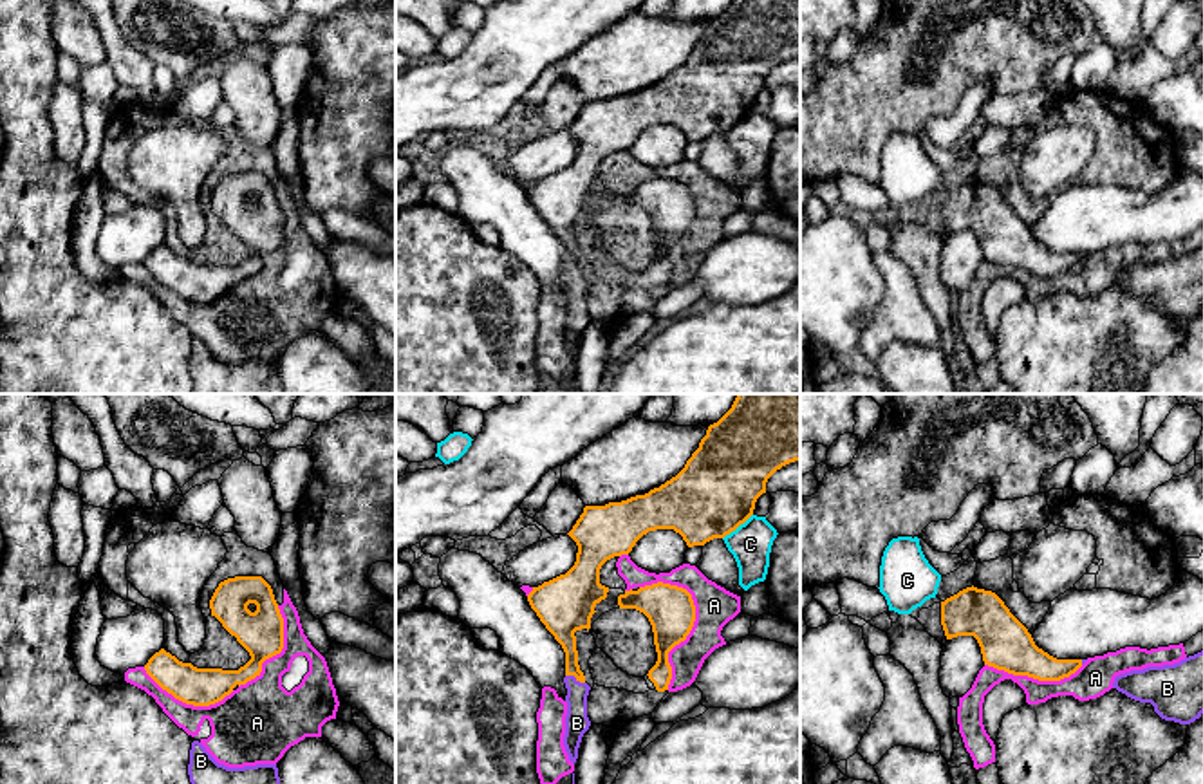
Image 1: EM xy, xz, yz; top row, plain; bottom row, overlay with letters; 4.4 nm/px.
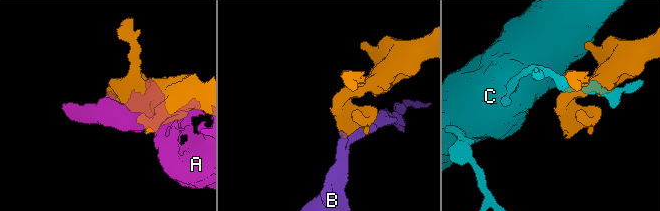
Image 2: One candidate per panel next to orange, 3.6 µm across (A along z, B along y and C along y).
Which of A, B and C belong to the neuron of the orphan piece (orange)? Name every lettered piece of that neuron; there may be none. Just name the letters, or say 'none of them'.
B

